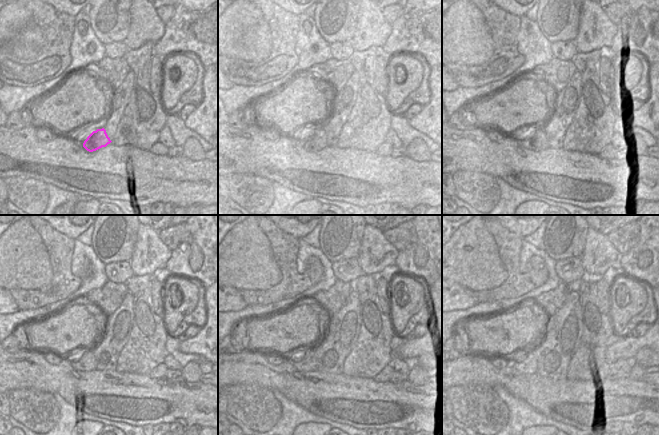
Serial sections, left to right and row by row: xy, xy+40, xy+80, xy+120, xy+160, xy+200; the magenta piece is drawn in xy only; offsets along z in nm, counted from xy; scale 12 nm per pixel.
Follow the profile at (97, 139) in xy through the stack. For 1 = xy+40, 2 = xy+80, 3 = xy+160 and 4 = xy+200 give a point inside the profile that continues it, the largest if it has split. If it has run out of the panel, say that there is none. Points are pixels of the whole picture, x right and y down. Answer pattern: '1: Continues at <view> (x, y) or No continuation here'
1: Continues at xy+40 (317, 141)
2: Continues at xy+80 (536, 139)
3: Continues at xy+160 (310, 364)
4: Continues at xy+200 (531, 365).

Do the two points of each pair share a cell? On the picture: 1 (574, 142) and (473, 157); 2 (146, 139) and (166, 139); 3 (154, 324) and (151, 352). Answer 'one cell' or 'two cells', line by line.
1: two cells
2: two cells
3: one cell

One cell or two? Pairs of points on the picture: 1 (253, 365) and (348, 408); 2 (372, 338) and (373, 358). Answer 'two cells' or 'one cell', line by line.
1: one cell
2: one cell

